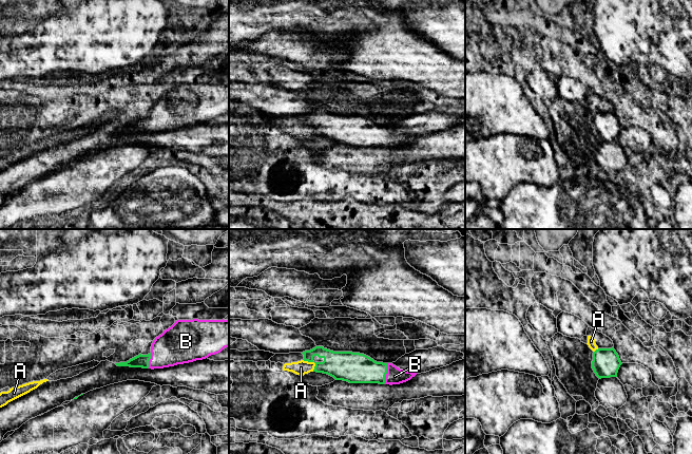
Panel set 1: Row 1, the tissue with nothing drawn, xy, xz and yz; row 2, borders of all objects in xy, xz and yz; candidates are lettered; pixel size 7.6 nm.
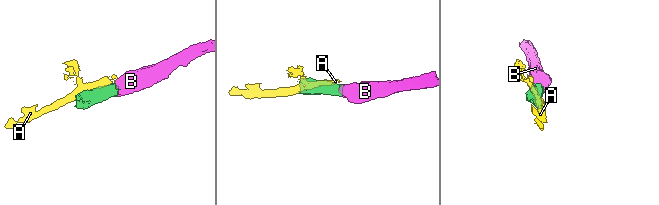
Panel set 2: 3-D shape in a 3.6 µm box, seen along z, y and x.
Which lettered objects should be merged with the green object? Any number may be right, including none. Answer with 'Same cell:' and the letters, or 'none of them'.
Same cell: B

